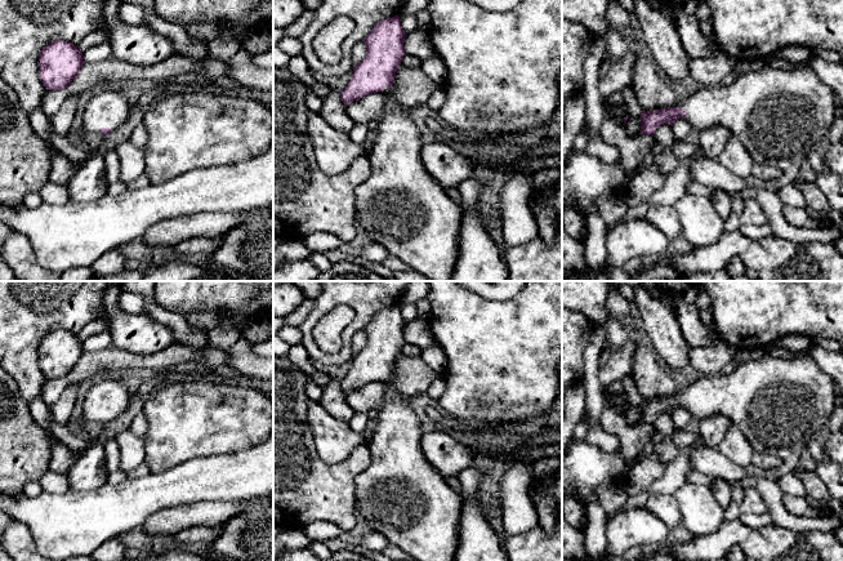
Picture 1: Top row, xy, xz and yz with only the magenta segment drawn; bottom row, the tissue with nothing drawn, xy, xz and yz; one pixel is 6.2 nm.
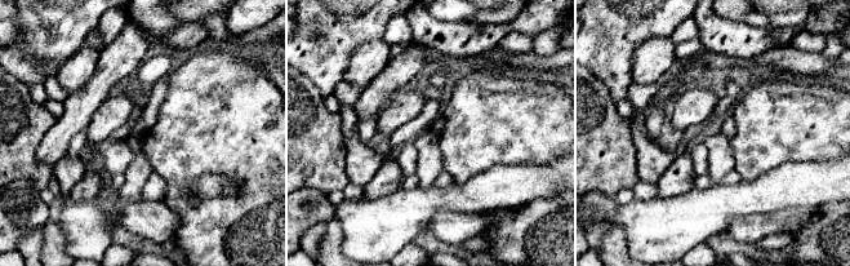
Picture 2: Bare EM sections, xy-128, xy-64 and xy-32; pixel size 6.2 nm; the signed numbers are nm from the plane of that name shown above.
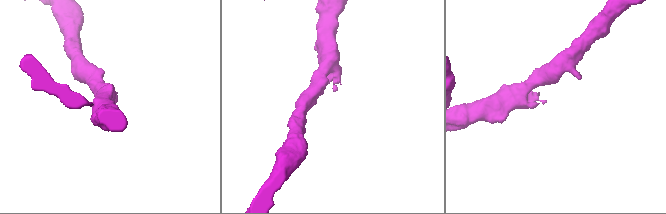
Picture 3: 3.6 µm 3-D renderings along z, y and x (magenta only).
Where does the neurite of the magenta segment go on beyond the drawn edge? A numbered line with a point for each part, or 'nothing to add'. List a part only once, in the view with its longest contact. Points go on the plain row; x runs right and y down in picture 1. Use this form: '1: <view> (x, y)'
1: xy (110, 397)

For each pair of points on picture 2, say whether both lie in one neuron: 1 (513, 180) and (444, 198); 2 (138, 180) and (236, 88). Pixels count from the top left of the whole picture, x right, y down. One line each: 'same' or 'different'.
1: same
2: different

